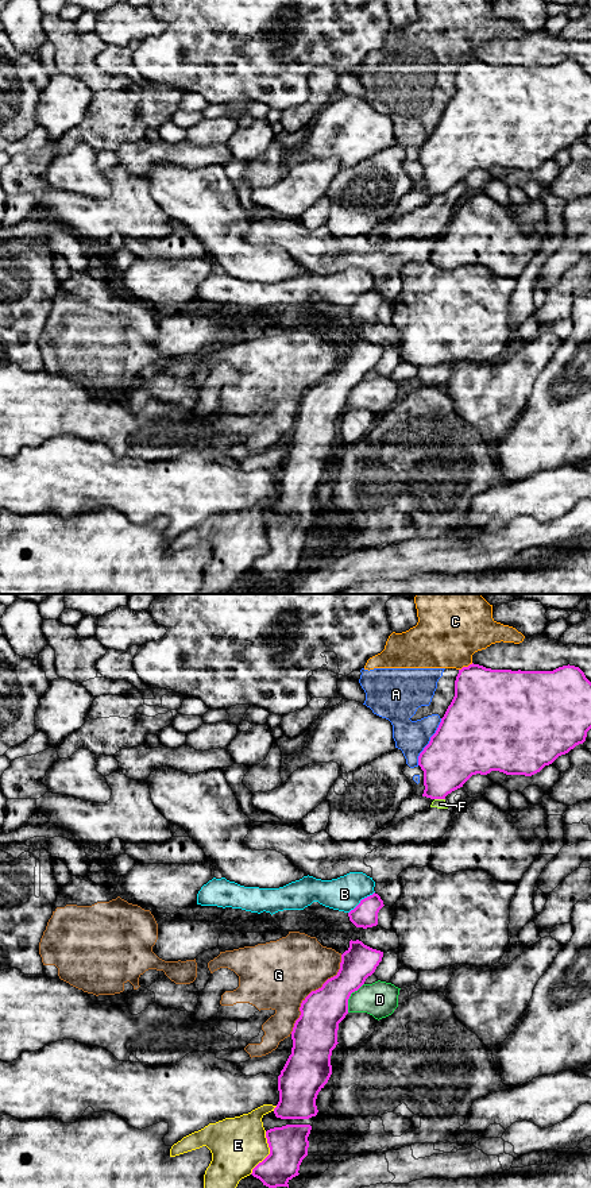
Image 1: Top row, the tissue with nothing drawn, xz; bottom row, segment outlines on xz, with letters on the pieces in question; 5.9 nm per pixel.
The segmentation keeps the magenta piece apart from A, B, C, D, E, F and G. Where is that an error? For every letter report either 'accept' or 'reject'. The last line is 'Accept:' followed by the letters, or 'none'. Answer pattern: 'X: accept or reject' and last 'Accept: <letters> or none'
A: reject
B: reject
C: reject
D: reject
E: reject
F: reject
G: reject
Accept: none

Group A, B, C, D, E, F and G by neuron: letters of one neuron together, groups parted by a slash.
A C / B / D / E / F / G

